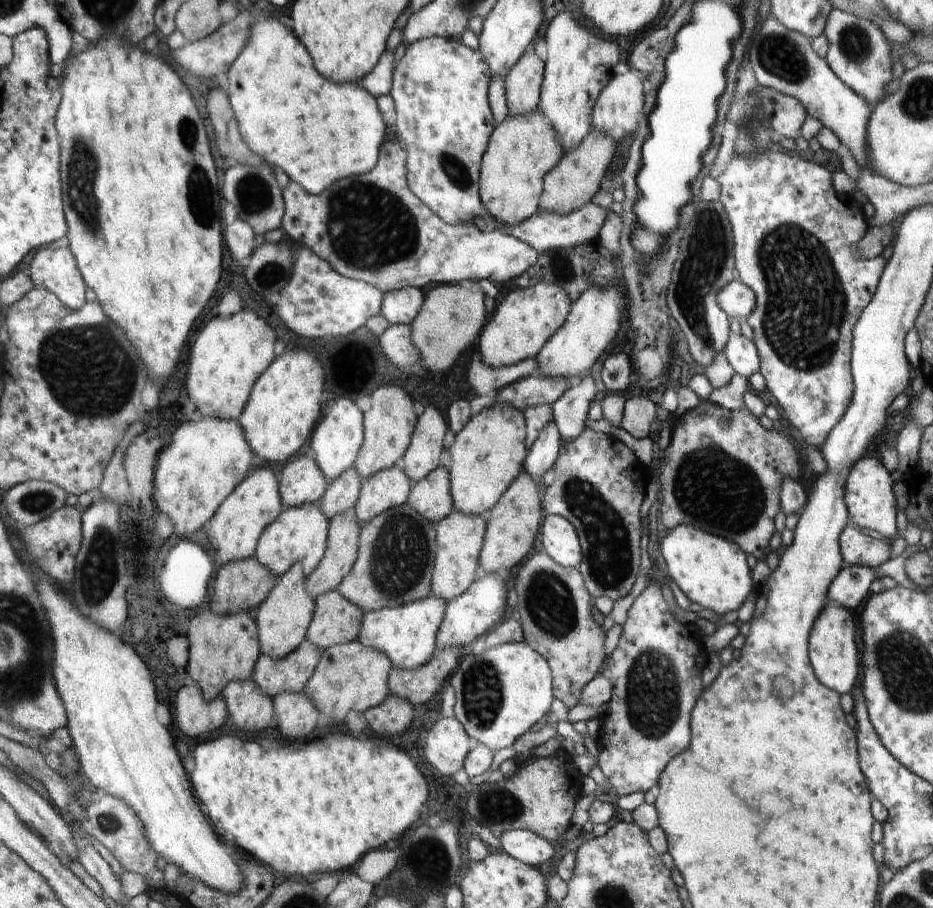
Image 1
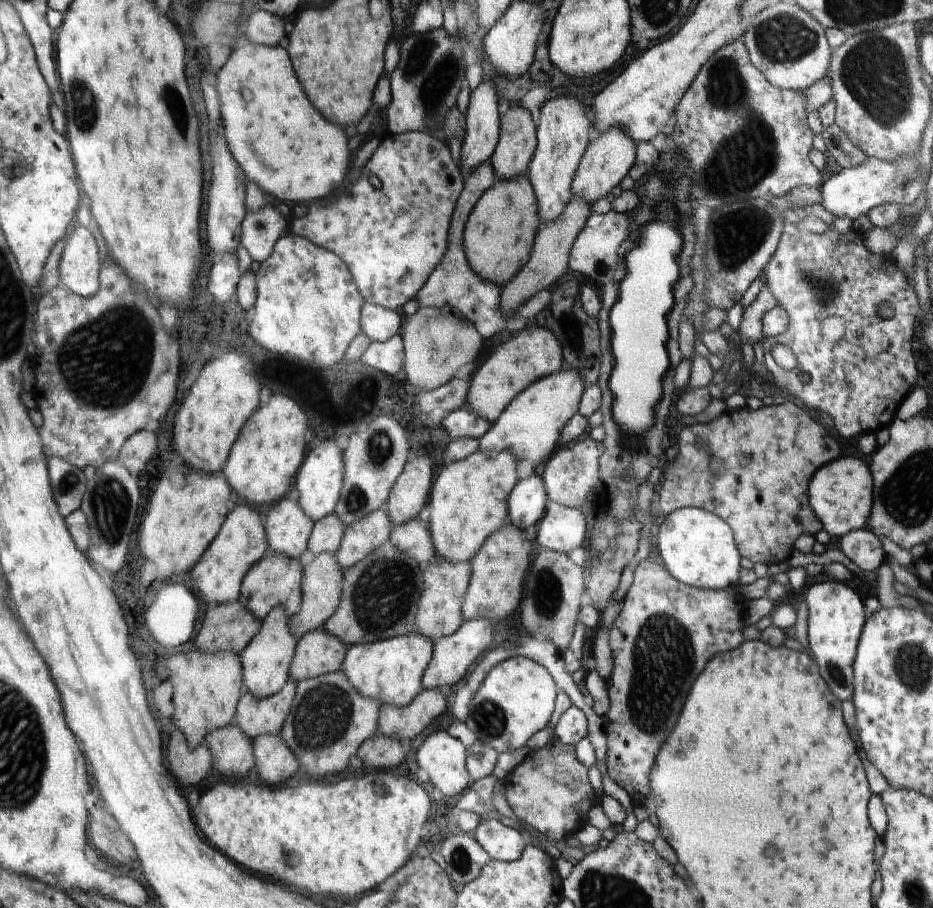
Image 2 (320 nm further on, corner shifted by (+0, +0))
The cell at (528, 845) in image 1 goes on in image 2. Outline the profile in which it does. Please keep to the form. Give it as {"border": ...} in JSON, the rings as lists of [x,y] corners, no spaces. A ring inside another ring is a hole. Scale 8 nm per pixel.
{"border":[[[484,819],[472,833],[478,844],[488,852],[490,859],[503,862],[518,860],[526,848],[521,834],[497,819]]]}

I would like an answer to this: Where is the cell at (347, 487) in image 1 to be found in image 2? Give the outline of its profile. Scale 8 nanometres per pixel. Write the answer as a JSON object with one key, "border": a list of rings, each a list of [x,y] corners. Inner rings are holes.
{"border":[[[336,512],[328,514],[322,520],[316,520],[313,524],[312,536],[309,538],[310,552],[315,557],[324,552],[335,554],[340,547],[344,530],[344,522],[338,518]]]}

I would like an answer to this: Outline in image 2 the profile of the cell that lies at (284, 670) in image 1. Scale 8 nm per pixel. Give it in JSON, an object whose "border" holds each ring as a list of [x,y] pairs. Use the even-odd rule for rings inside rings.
{"border":[[[289,680],[278,694],[262,700],[252,696],[247,689],[244,690],[240,704],[237,706],[235,724],[238,724],[238,728],[252,741],[262,734],[281,733],[296,696],[296,688],[297,683]]]}

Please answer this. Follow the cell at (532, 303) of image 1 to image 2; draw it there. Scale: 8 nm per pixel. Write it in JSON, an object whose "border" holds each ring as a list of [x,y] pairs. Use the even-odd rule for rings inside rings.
{"border":[[[530,322],[530,326],[511,336],[510,340],[504,341],[484,364],[476,368],[476,372],[468,375],[470,388],[466,396],[466,407],[474,416],[484,418],[492,425],[526,386],[536,382],[538,378],[559,372],[562,364],[562,346],[558,338],[550,330]]]}

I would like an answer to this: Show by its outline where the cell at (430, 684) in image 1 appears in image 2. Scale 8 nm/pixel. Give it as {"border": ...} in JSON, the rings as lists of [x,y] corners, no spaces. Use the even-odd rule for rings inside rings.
{"border":[[[440,688],[422,690],[404,709],[390,704],[380,706],[378,731],[382,736],[392,736],[408,745],[428,727],[434,719],[447,710],[447,693]]]}

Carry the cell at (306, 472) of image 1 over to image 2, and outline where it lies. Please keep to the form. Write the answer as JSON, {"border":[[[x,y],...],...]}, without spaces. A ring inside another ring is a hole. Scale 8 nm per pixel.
{"border":[[[282,498],[266,512],[266,537],[269,549],[286,556],[290,560],[299,560],[306,552],[313,531],[312,520],[302,510],[301,502]]]}

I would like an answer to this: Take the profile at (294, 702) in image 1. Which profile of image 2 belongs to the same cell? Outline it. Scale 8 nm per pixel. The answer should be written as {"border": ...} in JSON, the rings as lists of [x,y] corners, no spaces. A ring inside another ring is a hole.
{"border":[[[262,734],[253,741],[258,774],[266,784],[280,784],[298,772],[298,762],[282,734]]]}

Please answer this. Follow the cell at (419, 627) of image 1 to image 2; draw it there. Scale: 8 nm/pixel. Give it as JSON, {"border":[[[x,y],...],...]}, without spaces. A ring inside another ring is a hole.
{"border":[[[415,631],[404,636],[348,647],[341,672],[348,676],[348,682],[358,694],[362,694],[362,698],[404,709],[423,690],[422,678],[432,660],[432,654],[432,640]]]}

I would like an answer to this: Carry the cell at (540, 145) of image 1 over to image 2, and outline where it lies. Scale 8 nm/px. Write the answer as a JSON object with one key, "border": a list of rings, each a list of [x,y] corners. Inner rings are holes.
{"border":[[[526,175],[511,180],[495,180],[478,198],[463,231],[464,251],[470,268],[482,278],[503,287],[530,259],[541,226],[536,194]]]}

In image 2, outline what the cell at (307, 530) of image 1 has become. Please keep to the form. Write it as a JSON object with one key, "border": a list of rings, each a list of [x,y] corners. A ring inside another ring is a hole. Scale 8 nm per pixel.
{"border":[[[268,550],[265,558],[249,571],[241,583],[240,599],[246,610],[250,610],[250,614],[254,614],[254,618],[261,622],[278,606],[284,606],[286,614],[293,618],[301,610],[303,578],[304,571],[300,560],[290,560]]]}

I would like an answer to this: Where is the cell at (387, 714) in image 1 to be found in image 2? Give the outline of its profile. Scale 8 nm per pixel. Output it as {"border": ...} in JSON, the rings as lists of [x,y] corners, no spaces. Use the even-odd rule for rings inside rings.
{"border":[[[374,734],[358,748],[358,758],[368,766],[384,766],[386,769],[396,768],[405,761],[406,746],[392,736]]]}

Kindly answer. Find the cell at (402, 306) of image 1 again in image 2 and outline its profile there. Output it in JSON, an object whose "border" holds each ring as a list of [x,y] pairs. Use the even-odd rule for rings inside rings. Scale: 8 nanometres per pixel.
{"border":[[[365,303],[361,311],[362,333],[371,342],[384,343],[401,332],[404,319],[405,316],[399,310]]]}

